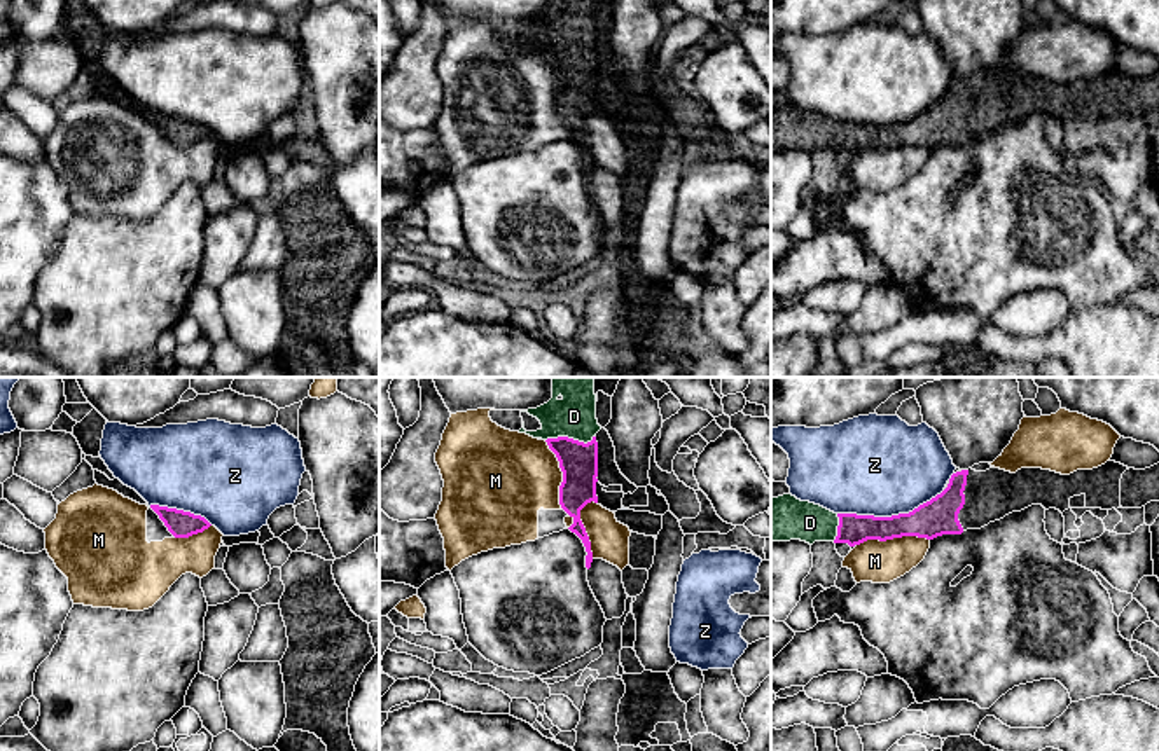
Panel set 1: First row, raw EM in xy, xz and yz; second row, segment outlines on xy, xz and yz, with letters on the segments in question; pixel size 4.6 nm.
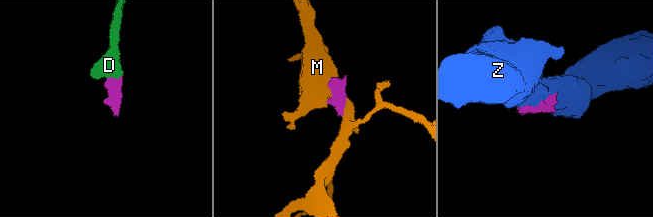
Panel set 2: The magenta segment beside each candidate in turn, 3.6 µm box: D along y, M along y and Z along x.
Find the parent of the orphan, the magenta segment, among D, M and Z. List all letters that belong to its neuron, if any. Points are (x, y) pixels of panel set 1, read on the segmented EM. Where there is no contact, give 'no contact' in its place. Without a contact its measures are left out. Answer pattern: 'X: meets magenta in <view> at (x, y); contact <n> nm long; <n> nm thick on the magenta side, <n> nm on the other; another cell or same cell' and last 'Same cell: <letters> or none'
D: meets magenta in xz at (570, 439); contact 220 nm long; 180 nm thick on the magenta side, 200 nm on the other; same cell
M: meets magenta in yz at (892, 538); contact 340 nm long; 170 nm thick on the magenta side, 190 nm on the other; another cell
Z: meets magenta in yz at (892, 516); contact 500 nm long; 170 nm thick on the magenta side, 460 nm on the other; another cell
Same cell: D

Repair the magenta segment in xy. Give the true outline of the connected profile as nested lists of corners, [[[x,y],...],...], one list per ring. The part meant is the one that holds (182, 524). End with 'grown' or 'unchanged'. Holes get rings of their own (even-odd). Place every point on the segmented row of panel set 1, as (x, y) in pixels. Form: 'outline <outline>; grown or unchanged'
outline [[[150,505],[150,508],[159,515],[175,538],[189,538],[192,534],[203,533],[212,526],[205,517],[194,515],[191,512],[159,505]]]; unchanged

